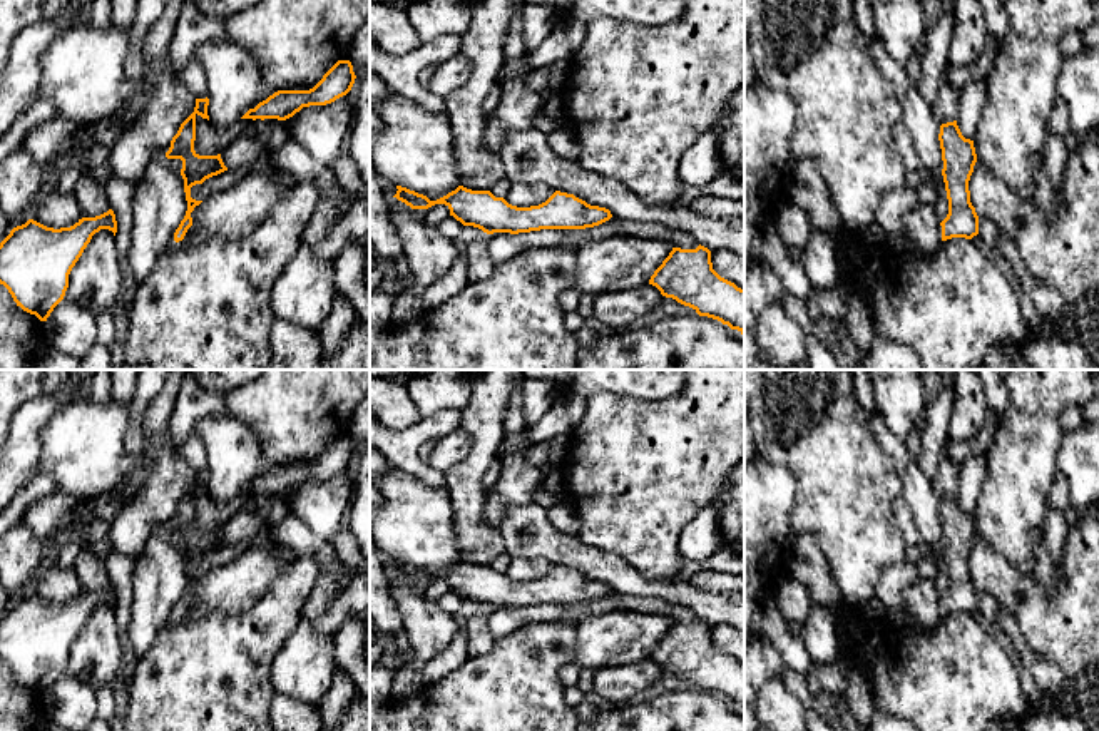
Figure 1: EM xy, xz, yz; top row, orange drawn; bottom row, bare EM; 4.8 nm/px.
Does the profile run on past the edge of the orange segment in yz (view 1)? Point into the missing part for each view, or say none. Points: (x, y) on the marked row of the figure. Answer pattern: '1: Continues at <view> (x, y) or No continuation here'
1: No continuation here

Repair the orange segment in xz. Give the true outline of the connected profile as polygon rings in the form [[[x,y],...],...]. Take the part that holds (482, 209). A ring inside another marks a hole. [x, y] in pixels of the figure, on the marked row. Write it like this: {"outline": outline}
{"outline": [[[396,186],[398,201],[411,209],[428,209],[445,204],[450,216],[463,226],[473,226],[487,234],[530,233],[540,229],[585,229],[599,226],[612,217],[611,211],[590,206],[574,194],[555,191],[545,202],[530,207],[517,207],[490,191],[472,191],[458,186],[447,196],[430,201],[427,196]]]}

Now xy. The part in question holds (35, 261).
{"outline": [[[112,209],[60,229],[28,219],[0,243],[0,284],[8,289],[17,306],[47,321],[65,296],[72,268],[100,229],[115,236]]]}

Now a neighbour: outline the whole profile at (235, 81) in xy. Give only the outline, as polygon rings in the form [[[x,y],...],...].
[[[233,42],[204,43],[194,59],[207,74],[207,115],[217,129],[229,127],[274,94],[256,59]]]

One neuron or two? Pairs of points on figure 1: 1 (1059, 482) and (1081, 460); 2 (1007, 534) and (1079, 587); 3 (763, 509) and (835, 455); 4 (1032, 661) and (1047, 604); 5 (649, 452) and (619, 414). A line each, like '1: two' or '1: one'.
1: two
2: two
3: two
4: two
5: one

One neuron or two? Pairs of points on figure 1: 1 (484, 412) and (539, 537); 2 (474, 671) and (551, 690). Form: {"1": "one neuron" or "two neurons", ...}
{"1": "two neurons", "2": "one neuron"}

